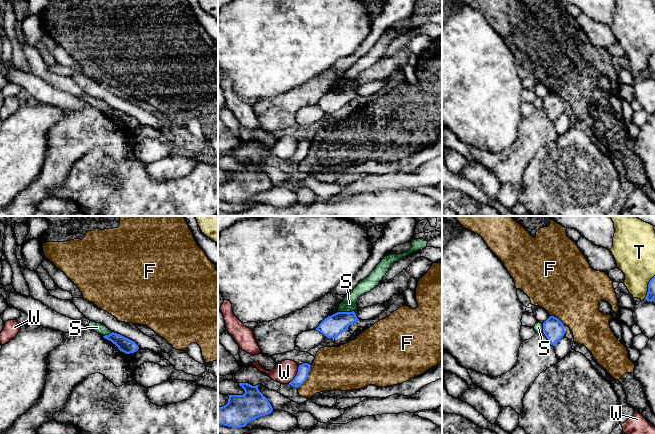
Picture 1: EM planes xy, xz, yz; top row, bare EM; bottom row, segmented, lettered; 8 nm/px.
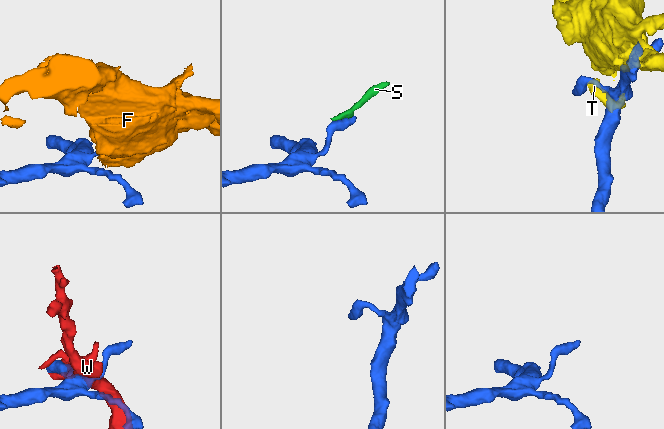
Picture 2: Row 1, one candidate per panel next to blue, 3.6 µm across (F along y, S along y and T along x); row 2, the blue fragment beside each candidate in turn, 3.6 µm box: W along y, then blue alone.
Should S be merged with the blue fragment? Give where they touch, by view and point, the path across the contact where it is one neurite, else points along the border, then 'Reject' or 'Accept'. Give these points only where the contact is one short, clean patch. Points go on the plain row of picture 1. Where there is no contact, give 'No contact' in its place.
Touches blue at xz (345, 88). Boundary: xz (353, 86), (338, 88). Reject

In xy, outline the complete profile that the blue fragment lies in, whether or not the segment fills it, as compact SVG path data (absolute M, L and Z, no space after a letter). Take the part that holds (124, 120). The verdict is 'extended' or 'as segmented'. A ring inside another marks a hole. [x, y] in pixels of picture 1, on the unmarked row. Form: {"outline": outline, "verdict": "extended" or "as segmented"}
{"outline": "M112 108L109 111L105 111L103 113L111 117L118 123L120 127L126 130L134 129L139 125L138 121L134 117L117 109Z", "verdict": "as segmented"}

